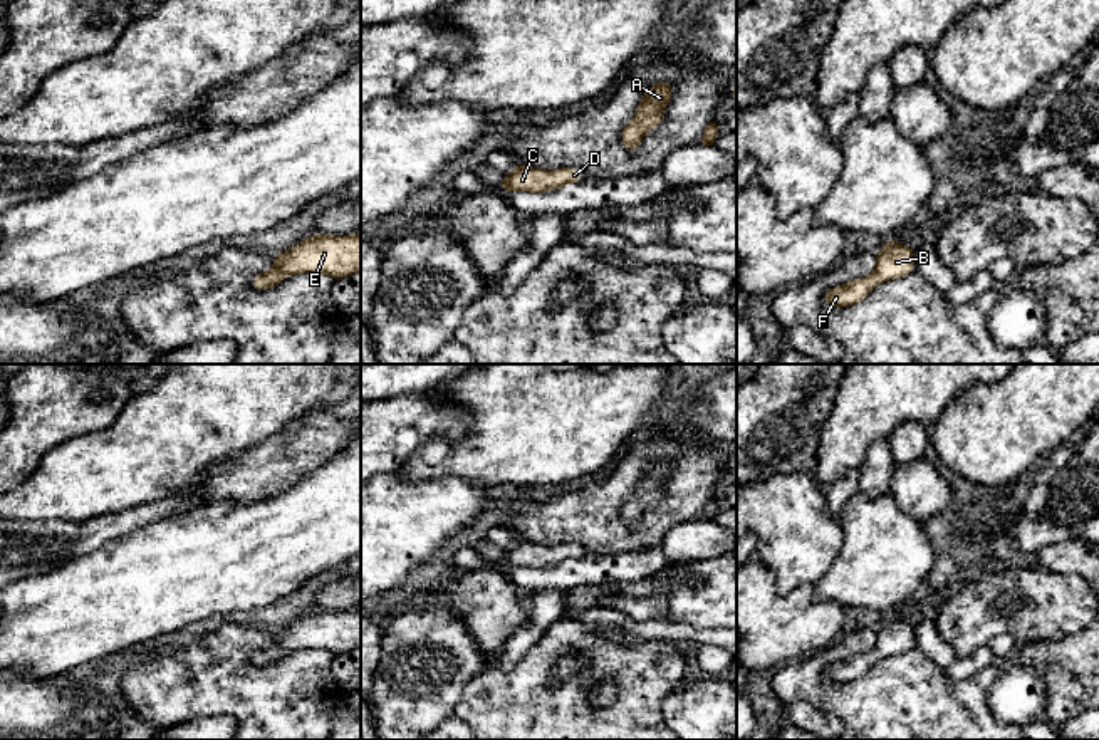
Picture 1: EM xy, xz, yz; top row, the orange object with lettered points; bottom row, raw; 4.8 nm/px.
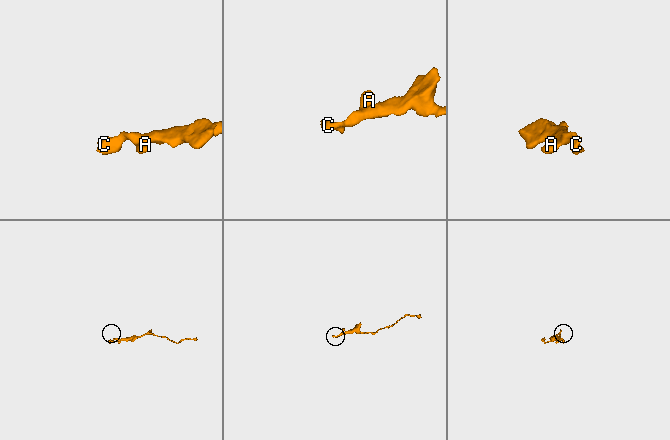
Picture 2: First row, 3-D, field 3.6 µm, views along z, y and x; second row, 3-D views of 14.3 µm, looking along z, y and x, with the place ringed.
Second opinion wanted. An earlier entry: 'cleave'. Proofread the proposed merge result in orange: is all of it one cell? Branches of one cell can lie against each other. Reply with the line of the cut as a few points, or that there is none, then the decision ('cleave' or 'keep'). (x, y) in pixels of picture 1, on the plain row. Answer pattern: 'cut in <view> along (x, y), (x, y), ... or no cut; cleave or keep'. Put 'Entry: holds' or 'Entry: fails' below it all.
no cut; keep
Entry: fails

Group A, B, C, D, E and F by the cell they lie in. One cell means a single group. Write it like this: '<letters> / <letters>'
A B C D E F

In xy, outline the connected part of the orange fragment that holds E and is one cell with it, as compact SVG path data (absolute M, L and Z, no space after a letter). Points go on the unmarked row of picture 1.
M361 607L346 612L315 609L272 636L272 646L252 654L253 664L272 664L294 649L326 649L337 656L361 648Z

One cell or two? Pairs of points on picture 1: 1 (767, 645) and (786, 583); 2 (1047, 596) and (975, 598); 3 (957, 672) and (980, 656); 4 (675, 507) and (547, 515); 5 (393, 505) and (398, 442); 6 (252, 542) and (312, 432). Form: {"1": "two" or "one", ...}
{"1": "two", "2": "one", "3": "one", "4": "one", "5": "two", "6": "two"}

